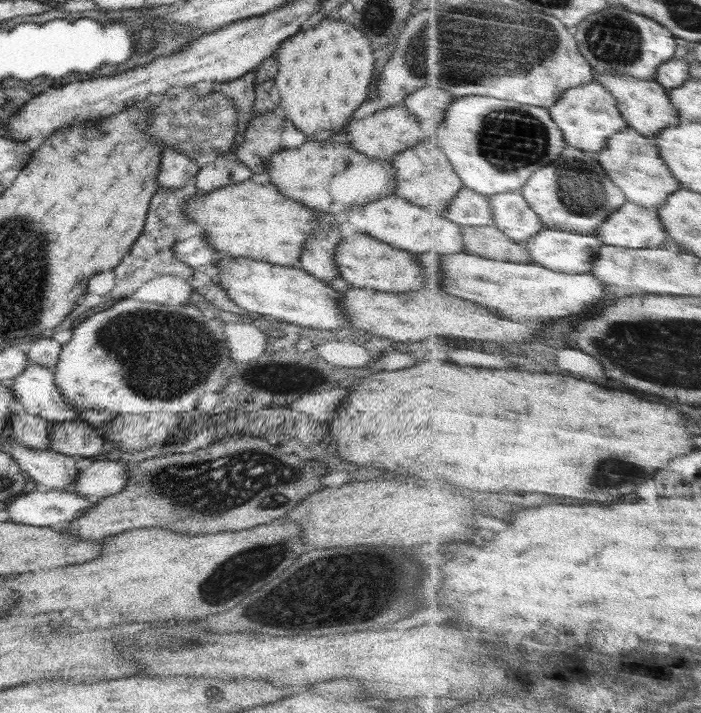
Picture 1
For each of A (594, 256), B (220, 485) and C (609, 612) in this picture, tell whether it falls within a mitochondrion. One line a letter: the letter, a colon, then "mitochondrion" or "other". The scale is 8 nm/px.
A: other
B: mitochondrion
C: other

